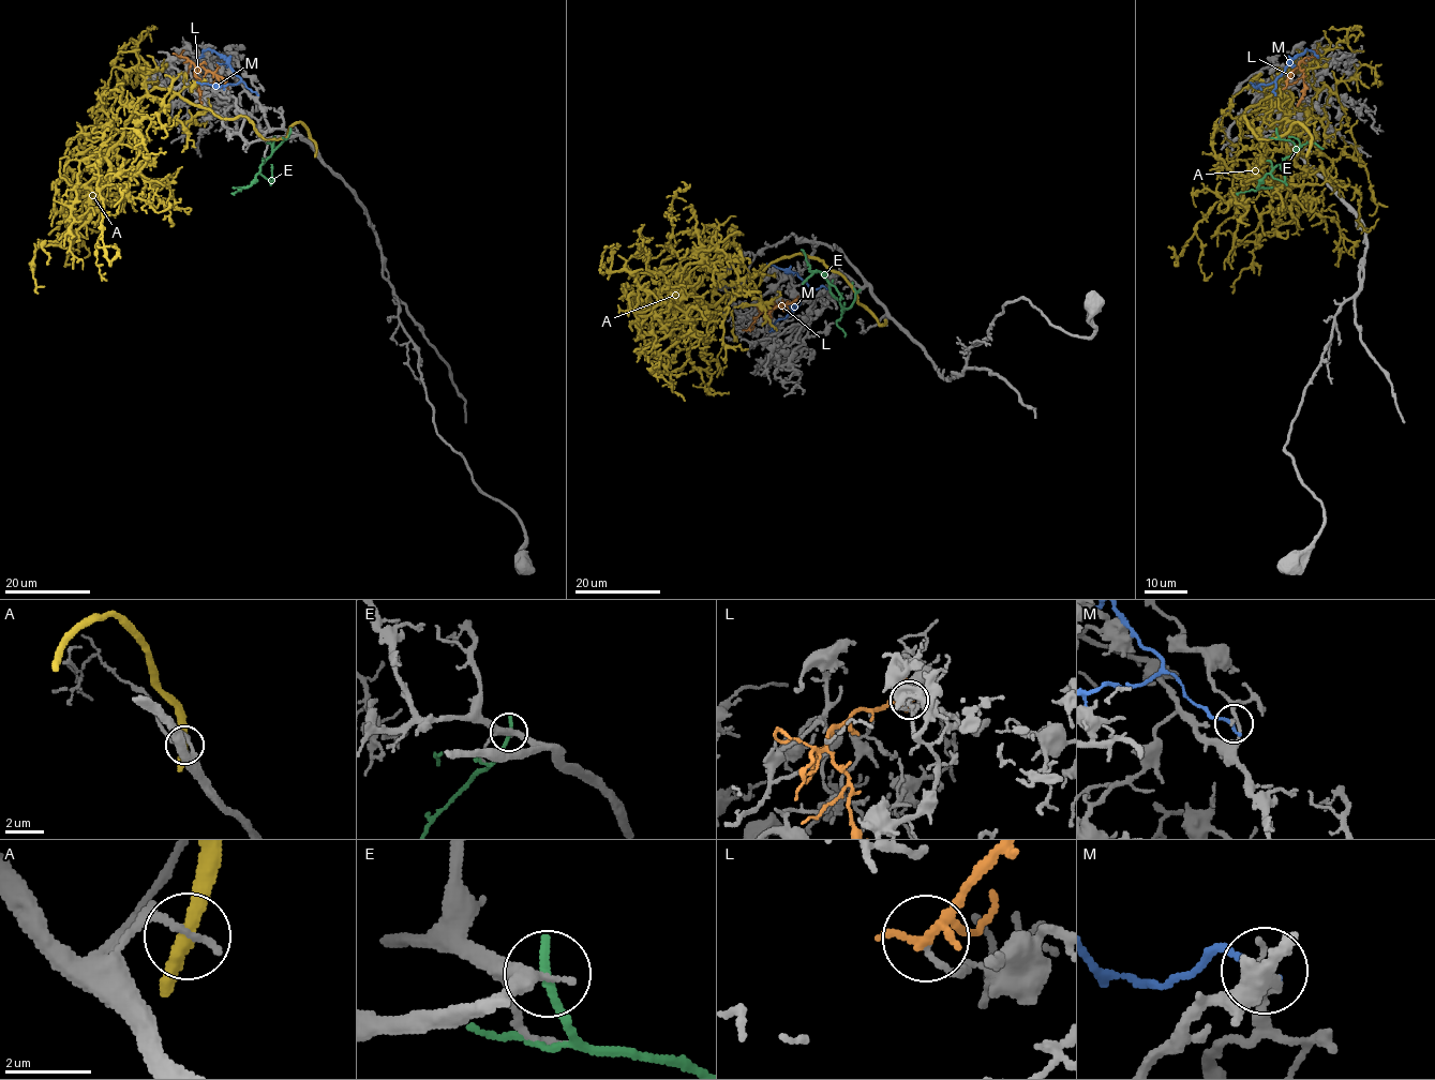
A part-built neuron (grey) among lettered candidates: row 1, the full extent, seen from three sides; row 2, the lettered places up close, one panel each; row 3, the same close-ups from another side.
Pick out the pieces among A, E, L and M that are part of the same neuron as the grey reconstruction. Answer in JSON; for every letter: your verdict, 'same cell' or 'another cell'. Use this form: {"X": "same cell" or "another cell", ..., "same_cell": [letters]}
{"A": "another cell", "E": "another cell", "L": "another cell", "M": "another cell", "same_cell": []}

